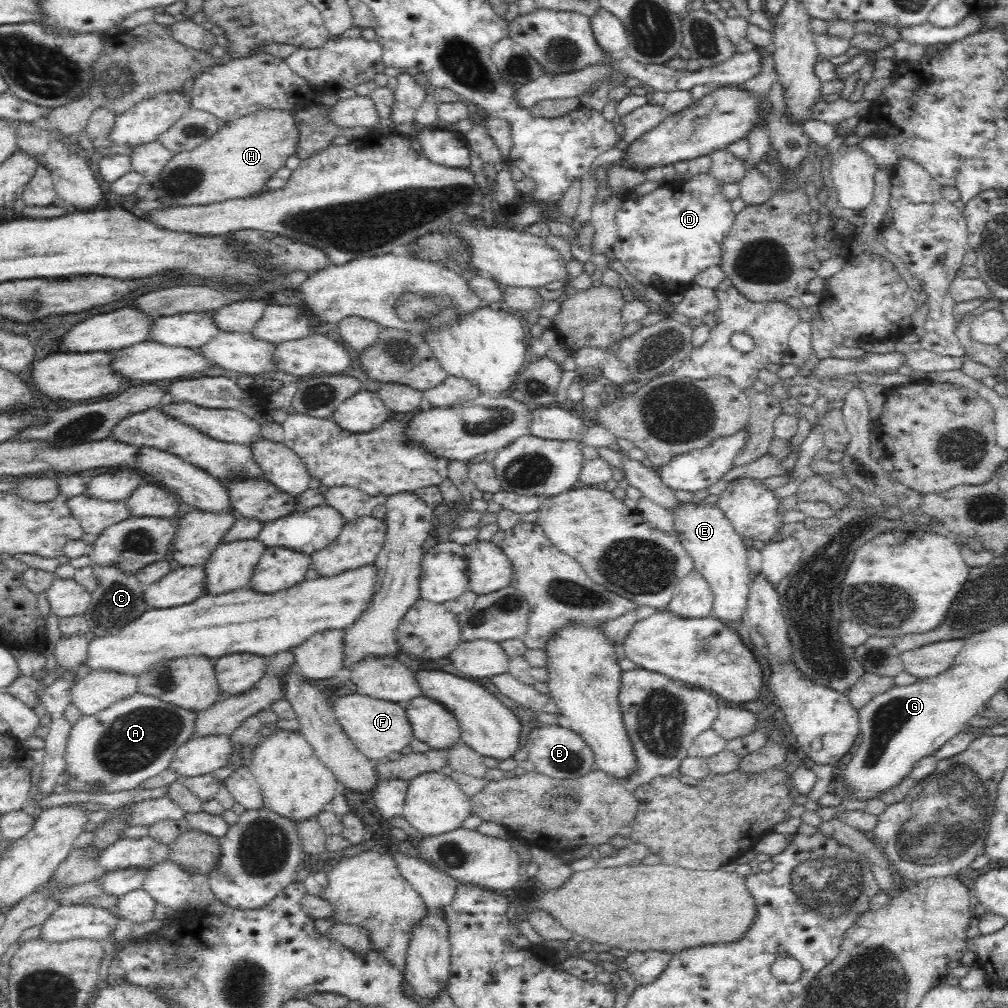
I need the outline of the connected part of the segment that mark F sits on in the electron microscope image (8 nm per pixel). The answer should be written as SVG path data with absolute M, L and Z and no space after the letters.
M356 692L340 696L331 708L338 725L352 744L374 762L385 761L390 754L400 753L414 738L403 704L379 700Z

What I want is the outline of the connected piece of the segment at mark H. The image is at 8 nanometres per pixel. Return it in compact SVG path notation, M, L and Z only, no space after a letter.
M259 110L230 120L200 146L191 151L173 153L166 166L153 178L149 198L168 207L208 205L226 200L247 198L266 190L267 180L285 165L286 159L295 154L295 144L299 139L299 130L295 124L293 110Z

